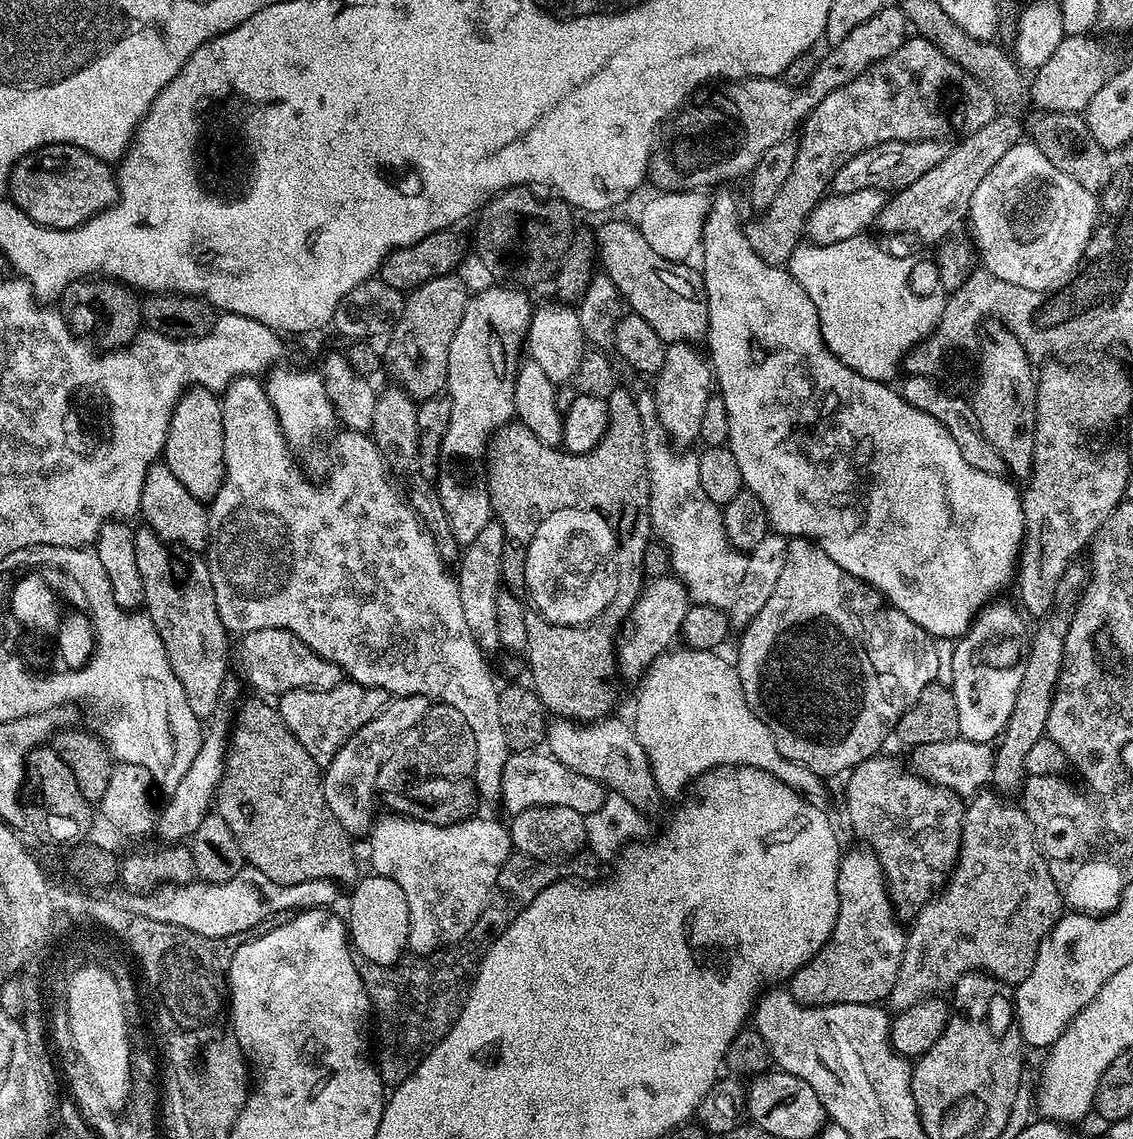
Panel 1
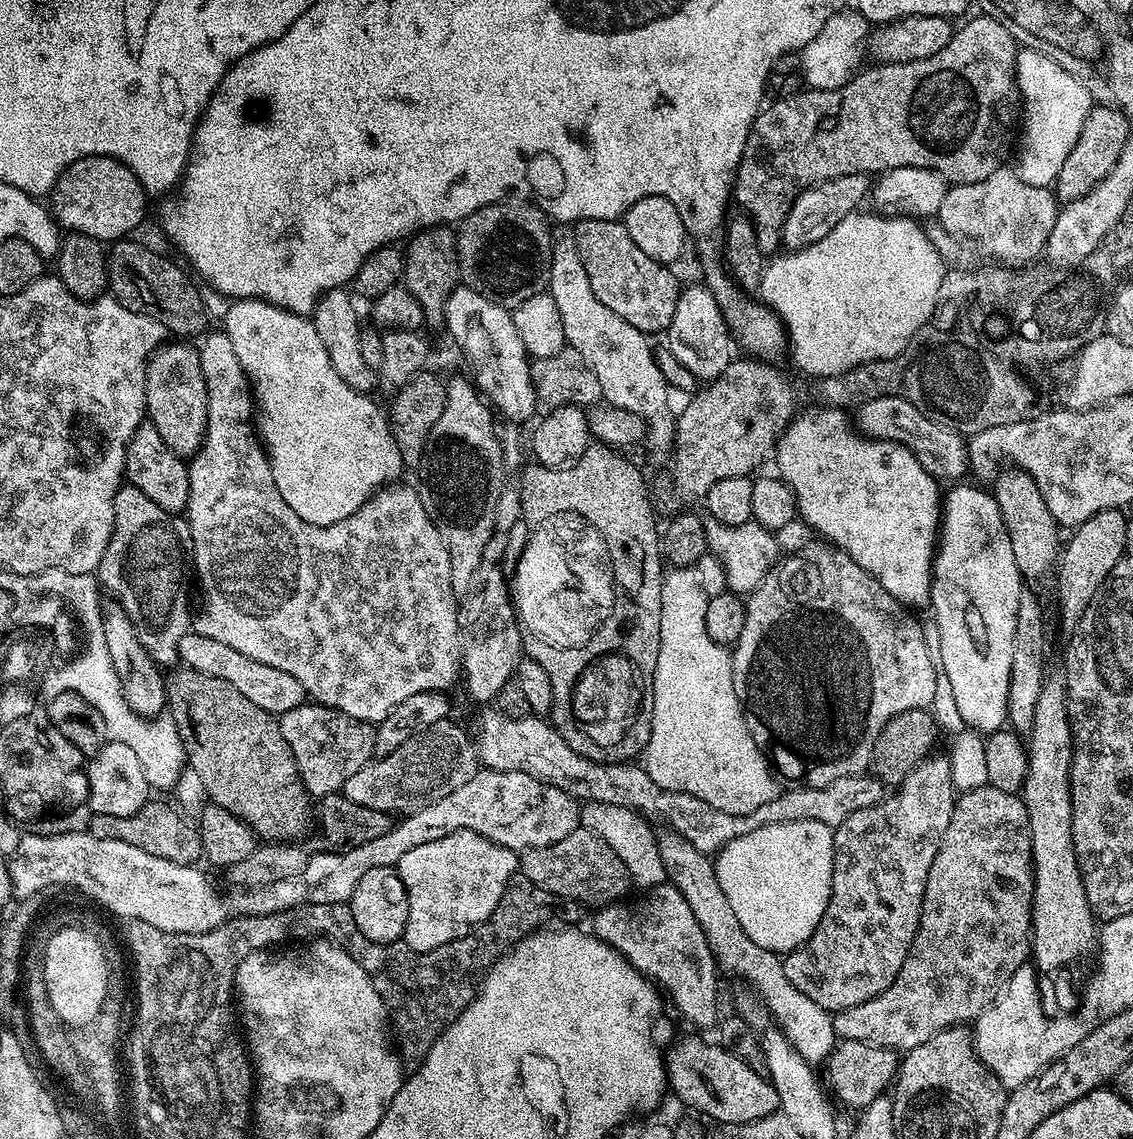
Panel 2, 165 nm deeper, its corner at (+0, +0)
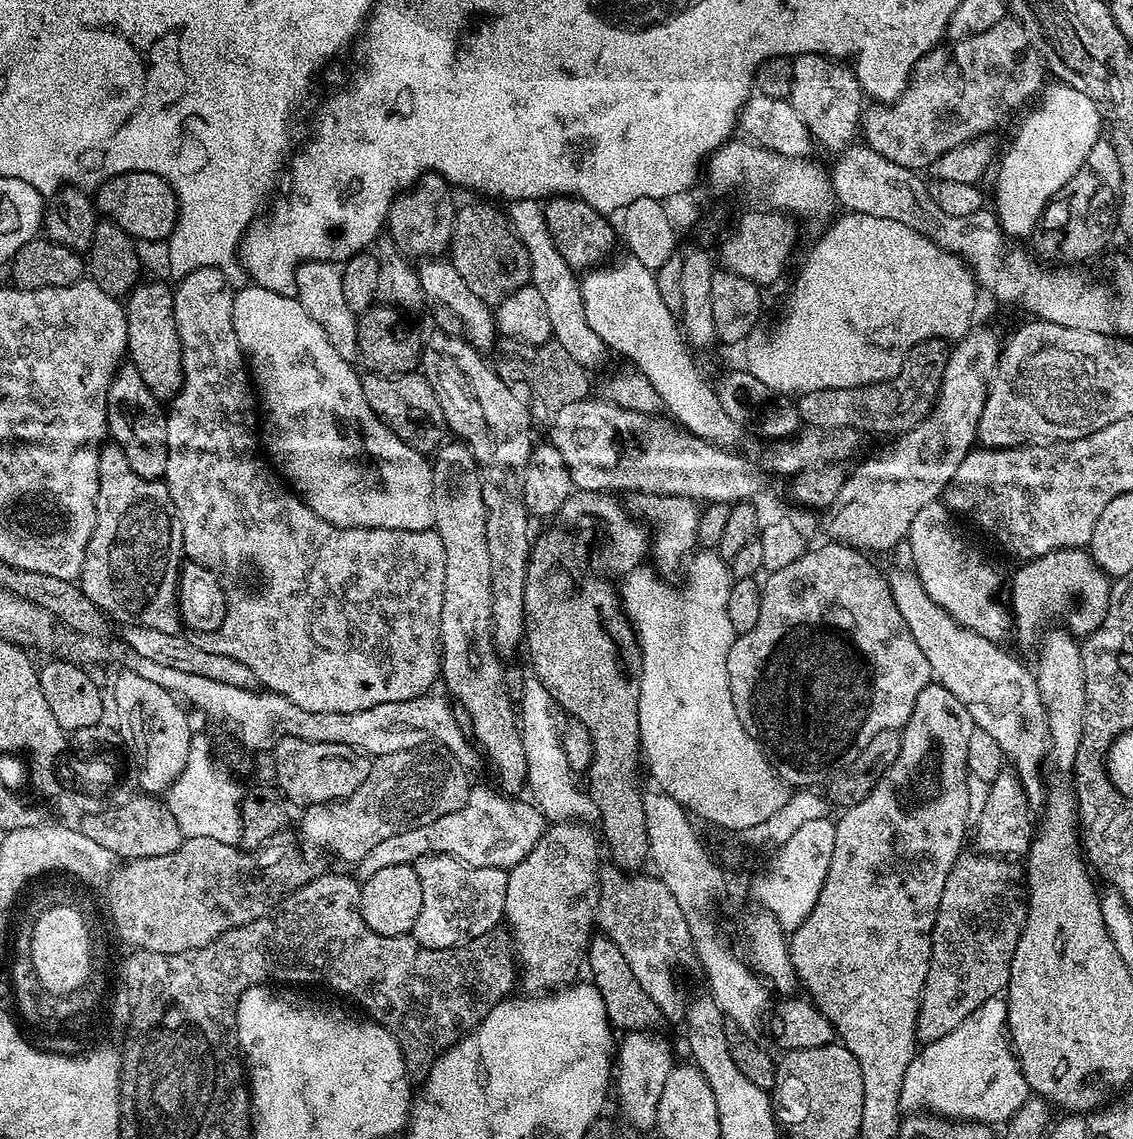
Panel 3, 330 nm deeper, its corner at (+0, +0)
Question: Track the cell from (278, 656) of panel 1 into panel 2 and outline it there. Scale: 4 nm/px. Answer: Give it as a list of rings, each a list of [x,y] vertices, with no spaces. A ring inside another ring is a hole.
[[[188,631],[178,642],[179,663],[185,668],[193,668],[195,672],[210,674],[214,678],[222,678],[229,682],[234,689],[241,691],[254,706],[259,706],[268,713],[279,716],[292,710],[305,701],[306,693],[301,683],[293,675],[284,670],[277,670],[274,666],[255,662],[254,659],[240,655],[238,650],[226,646],[224,642],[199,636],[197,632]]]

